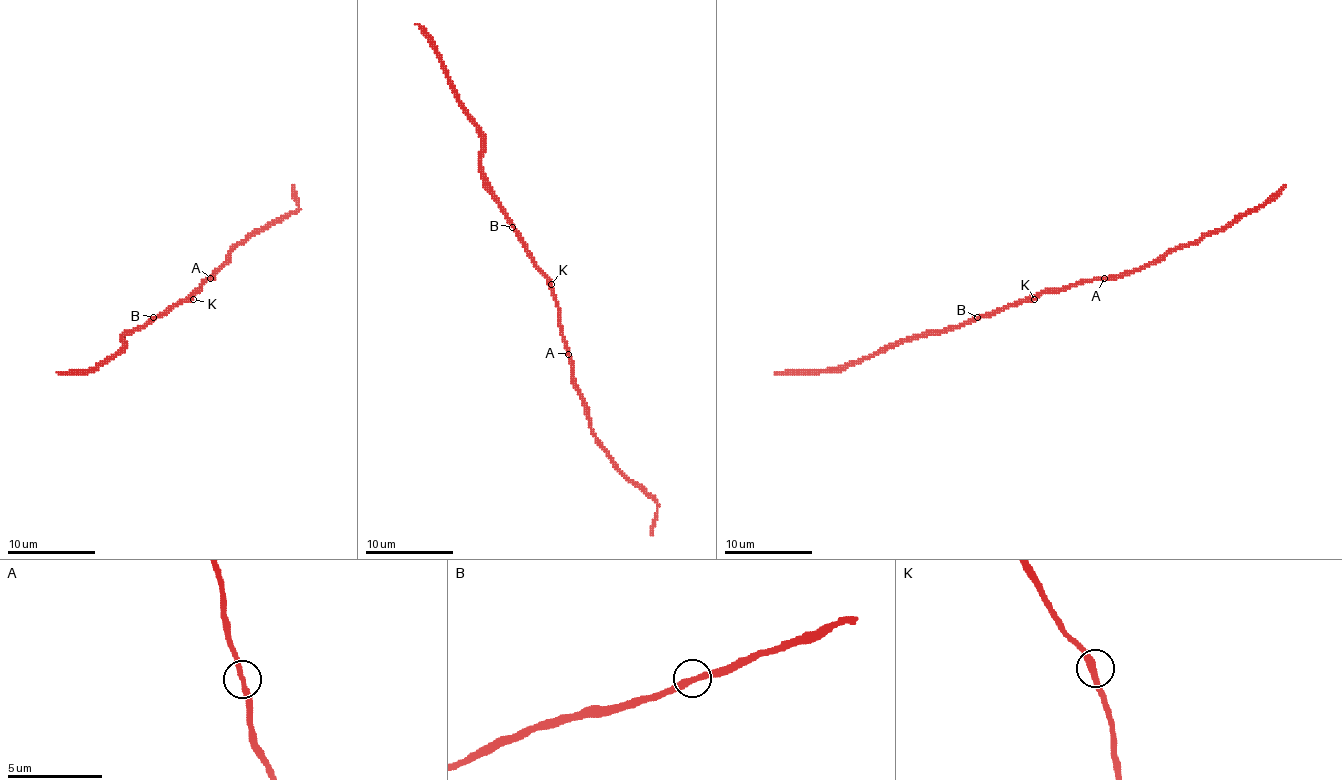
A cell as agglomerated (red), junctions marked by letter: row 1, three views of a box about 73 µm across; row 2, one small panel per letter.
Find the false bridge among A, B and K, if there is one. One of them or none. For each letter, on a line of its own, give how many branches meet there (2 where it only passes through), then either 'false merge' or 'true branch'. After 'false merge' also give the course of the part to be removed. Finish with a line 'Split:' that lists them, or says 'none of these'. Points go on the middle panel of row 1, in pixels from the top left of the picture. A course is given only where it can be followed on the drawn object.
A: 2 | true branch
B: 2 | true branch
K: 2 | true branch
Split: none of these

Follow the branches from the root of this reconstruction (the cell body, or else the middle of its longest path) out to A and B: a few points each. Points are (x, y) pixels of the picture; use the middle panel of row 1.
A: (549, 282), (558, 308), (560, 332), (569, 354)
B: (549, 282), (523, 238), (512, 227)

